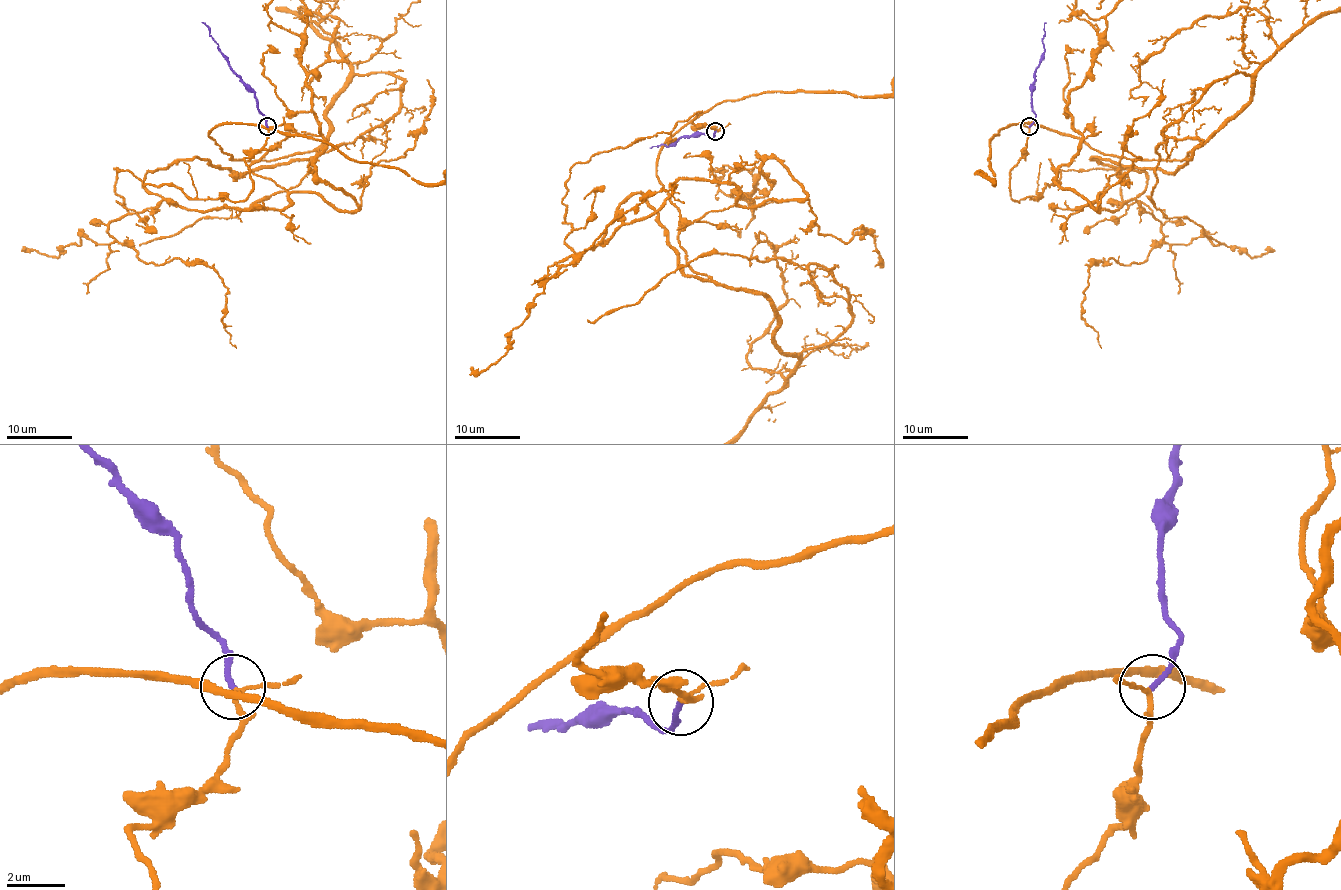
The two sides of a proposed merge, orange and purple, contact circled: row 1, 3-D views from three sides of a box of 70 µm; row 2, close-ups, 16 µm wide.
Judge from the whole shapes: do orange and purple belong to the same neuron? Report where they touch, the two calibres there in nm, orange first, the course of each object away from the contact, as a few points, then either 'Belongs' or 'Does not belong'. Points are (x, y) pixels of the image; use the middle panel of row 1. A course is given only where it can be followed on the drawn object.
Place: (715, 131). Thickness 120 nm (orange) against 170 nm. Course of purple: (715, 132), (713, 137), (706, 133), (682, 137), (669, 146), (649, 148). Belongs

